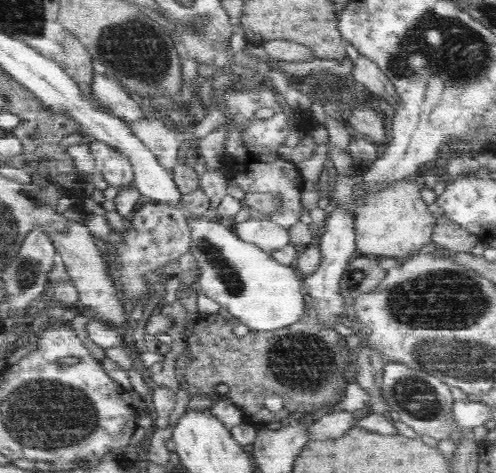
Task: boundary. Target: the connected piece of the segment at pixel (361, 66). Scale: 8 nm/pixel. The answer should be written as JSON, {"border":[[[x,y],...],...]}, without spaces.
{"border":[[[360,55],[356,59],[351,73],[360,84],[372,91],[374,96],[378,99],[384,98],[395,110],[399,98],[396,97],[395,89],[389,82],[389,78],[376,63],[372,62],[368,57]]]}

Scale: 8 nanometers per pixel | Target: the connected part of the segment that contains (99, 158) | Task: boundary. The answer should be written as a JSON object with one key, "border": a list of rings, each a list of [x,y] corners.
{"border":[[[102,141],[90,142],[89,148],[94,155],[96,169],[108,185],[130,186],[134,179],[133,166],[125,154]]]}

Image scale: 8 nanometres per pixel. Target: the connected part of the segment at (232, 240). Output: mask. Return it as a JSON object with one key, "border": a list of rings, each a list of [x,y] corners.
{"border":[[[198,217],[189,222],[190,253],[200,268],[200,293],[226,308],[252,330],[271,331],[298,322],[304,314],[303,277],[294,266],[278,262],[256,243],[244,242],[224,224]]]}

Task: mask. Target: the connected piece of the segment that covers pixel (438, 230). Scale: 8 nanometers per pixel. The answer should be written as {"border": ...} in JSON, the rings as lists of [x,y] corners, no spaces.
{"border":[[[438,223],[433,228],[433,246],[450,252],[470,253],[472,248],[480,242],[479,238],[456,223]]]}

